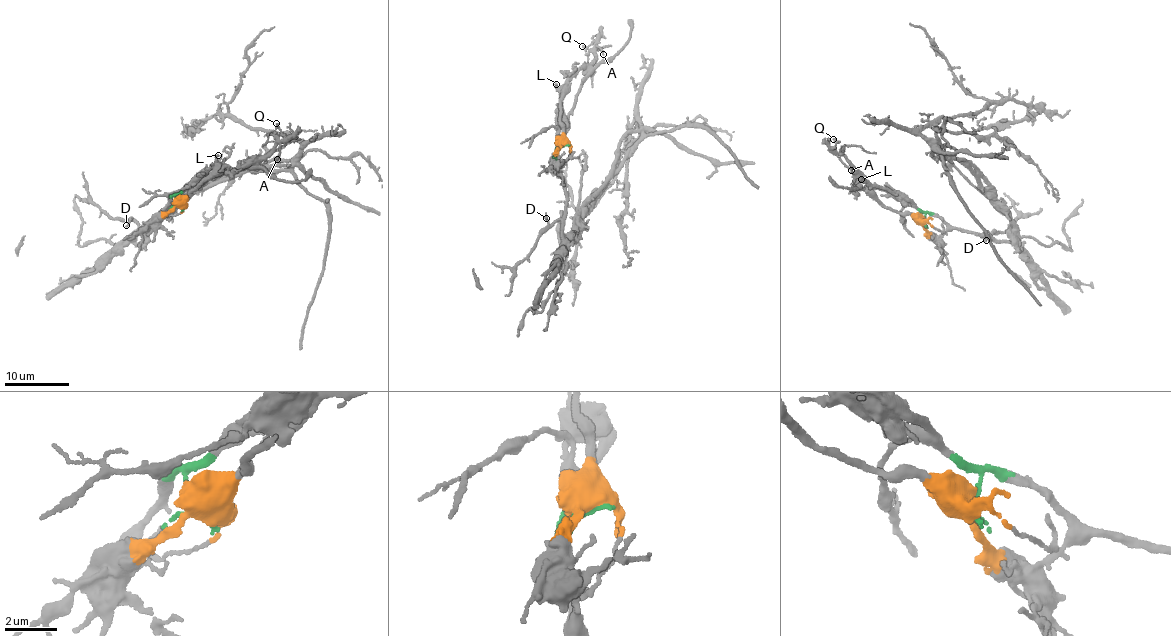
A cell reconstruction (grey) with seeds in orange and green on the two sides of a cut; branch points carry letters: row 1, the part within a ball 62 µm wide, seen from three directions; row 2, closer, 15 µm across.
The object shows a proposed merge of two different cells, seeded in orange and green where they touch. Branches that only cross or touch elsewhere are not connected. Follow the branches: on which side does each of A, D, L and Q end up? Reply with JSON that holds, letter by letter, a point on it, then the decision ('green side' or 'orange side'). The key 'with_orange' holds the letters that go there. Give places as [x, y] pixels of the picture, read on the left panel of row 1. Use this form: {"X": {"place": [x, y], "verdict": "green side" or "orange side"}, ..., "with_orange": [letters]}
{"A": {"place": [277, 159], "verdict": "orange side"}, "D": {"place": [126, 225], "verdict": "green side"}, "L": {"place": [218, 155], "verdict": "orange side"}, "Q": {"place": [276, 123], "verdict": "orange side"}, "with_orange": ["A", "L", "Q"]}

